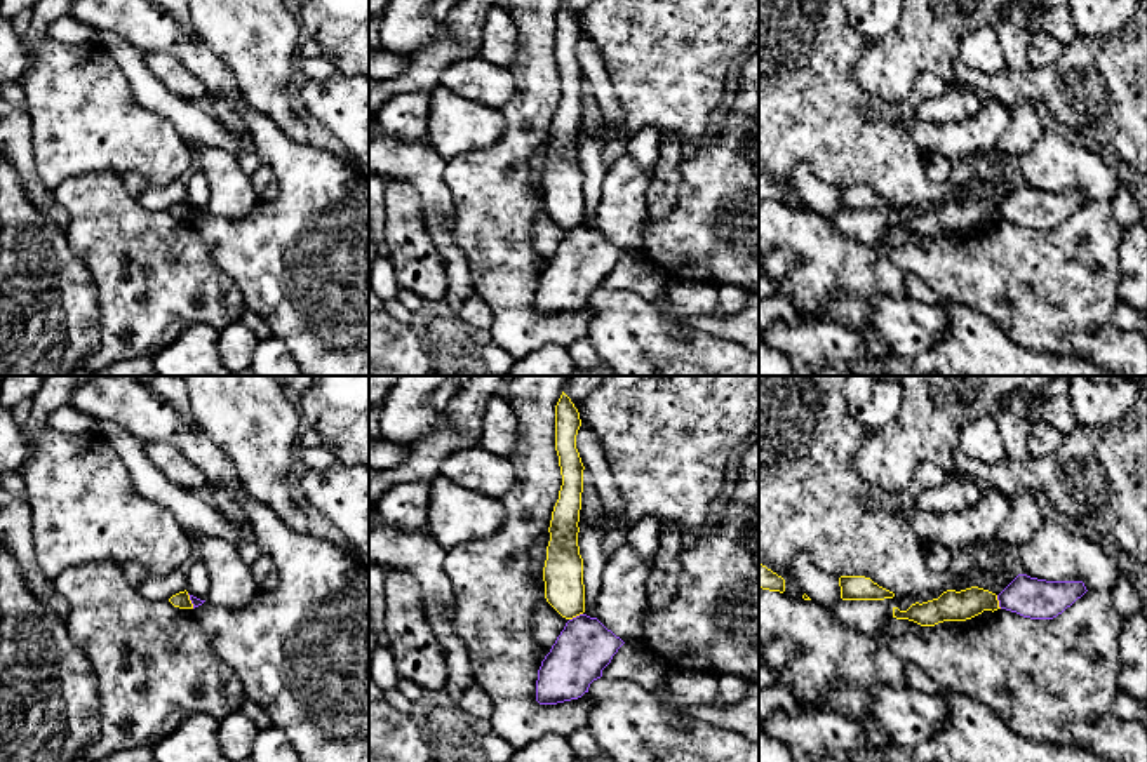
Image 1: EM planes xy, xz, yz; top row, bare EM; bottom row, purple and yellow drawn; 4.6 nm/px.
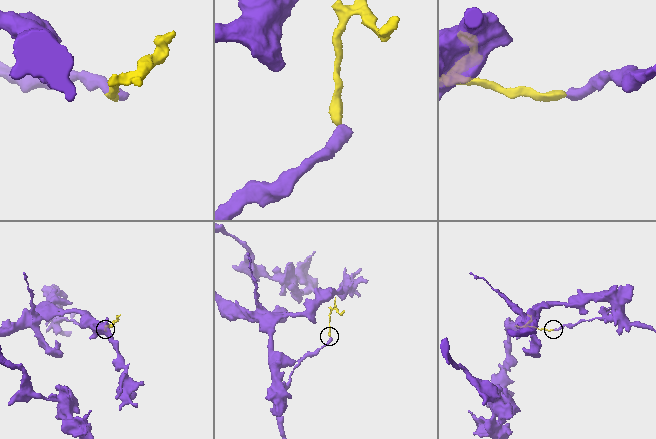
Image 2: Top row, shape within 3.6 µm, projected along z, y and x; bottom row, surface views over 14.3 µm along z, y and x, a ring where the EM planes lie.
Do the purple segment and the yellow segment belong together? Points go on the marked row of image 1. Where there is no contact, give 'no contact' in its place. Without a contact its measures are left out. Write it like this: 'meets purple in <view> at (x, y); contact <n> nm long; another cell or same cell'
meets purple in xz at (576, 616); contact 70 nm long; another cell

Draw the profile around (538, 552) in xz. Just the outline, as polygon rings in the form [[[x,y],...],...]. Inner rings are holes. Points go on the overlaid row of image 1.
[[[545,532],[531,548],[531,576],[538,590],[545,592],[543,567],[547,560],[547,546],[550,541],[550,532]]]

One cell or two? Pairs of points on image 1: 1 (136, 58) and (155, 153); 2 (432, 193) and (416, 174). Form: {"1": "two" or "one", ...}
{"1": "two", "2": "one"}

